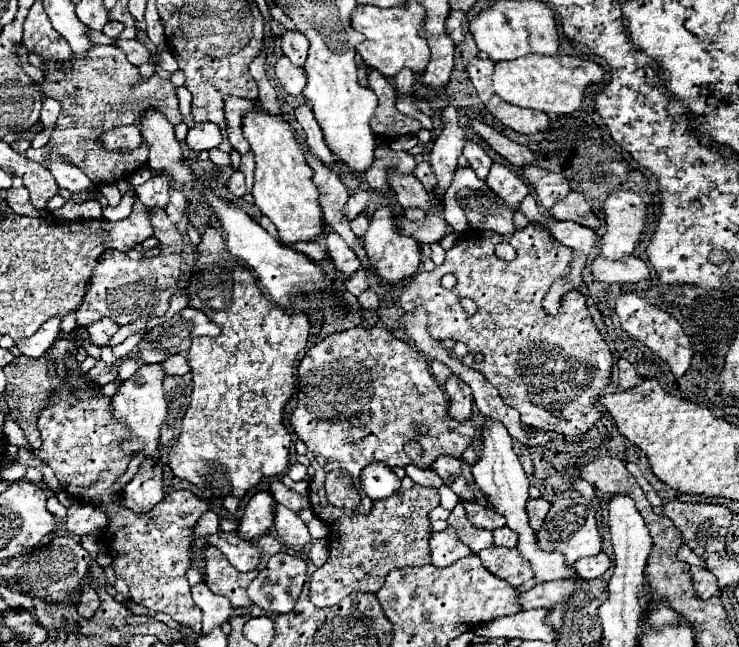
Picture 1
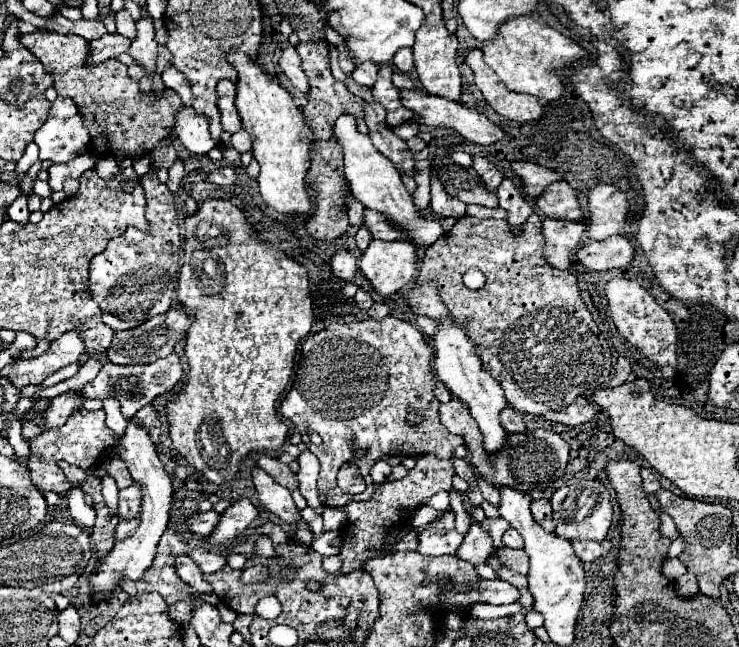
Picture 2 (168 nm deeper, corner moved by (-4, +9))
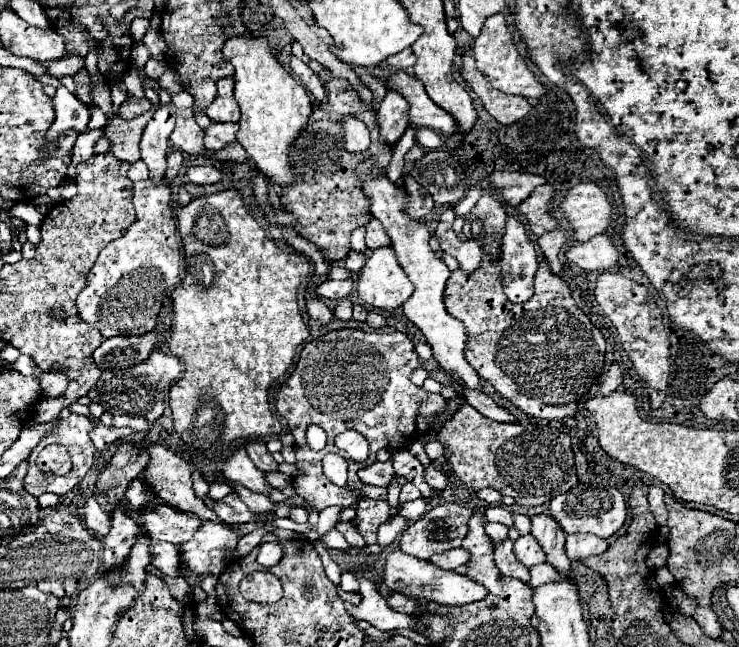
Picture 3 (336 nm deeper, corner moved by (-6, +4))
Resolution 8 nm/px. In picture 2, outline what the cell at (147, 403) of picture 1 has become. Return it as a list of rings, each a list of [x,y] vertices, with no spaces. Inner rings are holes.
[[[129,420],[129,426],[125,430],[125,436],[121,440],[121,460],[127,464],[135,484],[141,488],[141,508],[139,516],[141,522],[137,530],[123,538],[115,540],[113,550],[101,558],[101,562],[93,568],[89,576],[89,588],[91,588],[91,604],[99,604],[109,600],[109,594],[115,590],[121,590],[121,580],[141,580],[145,570],[153,564],[153,558],[157,554],[157,544],[167,528],[169,512],[171,512],[171,498],[173,498],[173,486],[169,474],[163,470],[163,464],[155,452],[155,446],[149,440],[149,432],[141,426],[137,426],[133,420]]]

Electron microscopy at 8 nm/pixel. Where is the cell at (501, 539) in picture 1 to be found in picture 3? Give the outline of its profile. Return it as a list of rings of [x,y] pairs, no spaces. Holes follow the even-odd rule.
[[[521,535],[517,541],[515,541],[515,557],[531,567],[531,565],[537,565],[537,563],[543,563],[547,557],[543,553],[543,549],[539,549],[539,543],[535,541],[535,537],[531,535]]]

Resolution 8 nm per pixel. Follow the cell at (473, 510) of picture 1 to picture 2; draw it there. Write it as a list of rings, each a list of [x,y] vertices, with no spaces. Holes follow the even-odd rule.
[[[485,518],[485,522],[481,524],[481,528],[493,538],[493,546],[495,546],[495,550],[501,550],[503,548],[503,542],[501,542],[501,538],[503,538],[503,532],[505,530],[509,530],[511,526],[509,526],[509,522],[507,520],[503,520],[503,518]]]

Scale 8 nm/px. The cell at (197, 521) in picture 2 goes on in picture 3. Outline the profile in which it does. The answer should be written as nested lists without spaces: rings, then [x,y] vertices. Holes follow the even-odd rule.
[[[165,503],[157,505],[155,511],[145,513],[143,517],[139,515],[139,509],[135,509],[135,507],[131,507],[129,511],[139,525],[141,523],[145,525],[149,537],[153,537],[157,541],[169,541],[175,545],[187,543],[195,535],[195,529],[199,529],[199,525],[203,525],[203,519],[195,517],[193,513],[173,509]]]

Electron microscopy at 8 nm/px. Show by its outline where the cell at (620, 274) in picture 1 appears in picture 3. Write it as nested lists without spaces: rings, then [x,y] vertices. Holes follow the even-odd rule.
[[[595,235],[585,243],[575,243],[567,249],[567,259],[585,271],[607,271],[617,265],[619,249],[607,235]]]

